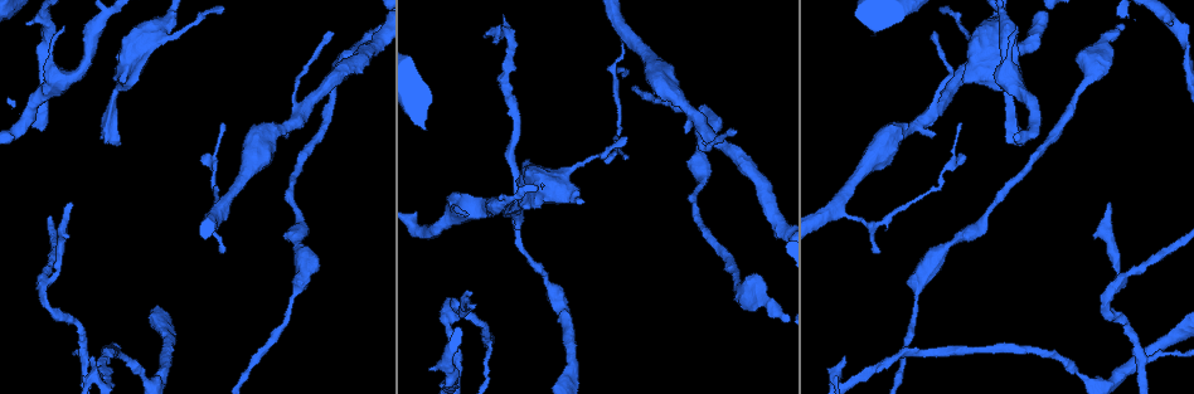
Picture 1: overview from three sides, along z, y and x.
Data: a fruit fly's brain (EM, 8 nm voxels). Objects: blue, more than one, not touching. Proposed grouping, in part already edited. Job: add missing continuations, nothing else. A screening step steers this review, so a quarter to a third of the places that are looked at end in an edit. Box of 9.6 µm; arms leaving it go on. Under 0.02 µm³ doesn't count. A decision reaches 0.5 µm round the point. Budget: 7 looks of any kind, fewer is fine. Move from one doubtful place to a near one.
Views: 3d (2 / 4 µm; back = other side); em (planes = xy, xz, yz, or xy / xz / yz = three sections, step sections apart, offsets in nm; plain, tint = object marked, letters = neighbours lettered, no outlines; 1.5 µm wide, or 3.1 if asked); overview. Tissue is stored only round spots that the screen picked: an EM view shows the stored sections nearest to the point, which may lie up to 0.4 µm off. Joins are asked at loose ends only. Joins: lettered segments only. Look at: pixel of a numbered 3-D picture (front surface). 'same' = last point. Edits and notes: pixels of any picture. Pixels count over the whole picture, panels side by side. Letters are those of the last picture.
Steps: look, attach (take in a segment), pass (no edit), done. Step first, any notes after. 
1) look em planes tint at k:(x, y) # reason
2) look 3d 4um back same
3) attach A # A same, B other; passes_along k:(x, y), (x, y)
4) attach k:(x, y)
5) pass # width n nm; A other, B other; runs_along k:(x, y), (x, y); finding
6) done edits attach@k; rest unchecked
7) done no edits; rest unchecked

look 3d 2um at 1:(730, 129) # thin end

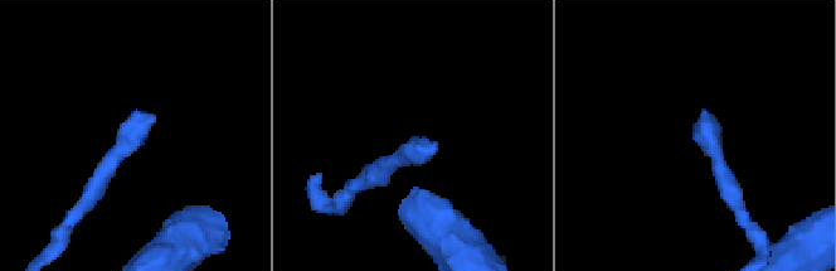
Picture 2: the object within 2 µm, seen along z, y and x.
look em xz step 4 letters at 2:(420, 145)

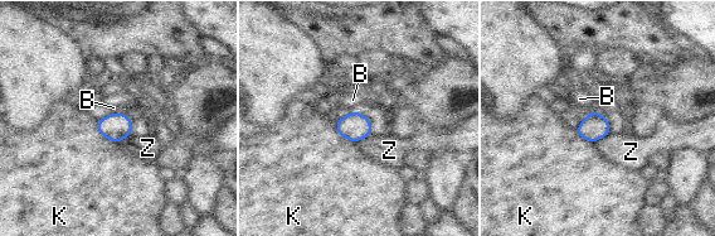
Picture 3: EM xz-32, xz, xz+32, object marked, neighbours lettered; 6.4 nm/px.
pass # longest_contact K 200 nm; B other, K other, Z other; none of them fits

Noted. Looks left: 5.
look 3d 4um at 1:(963, 163) # tapers out

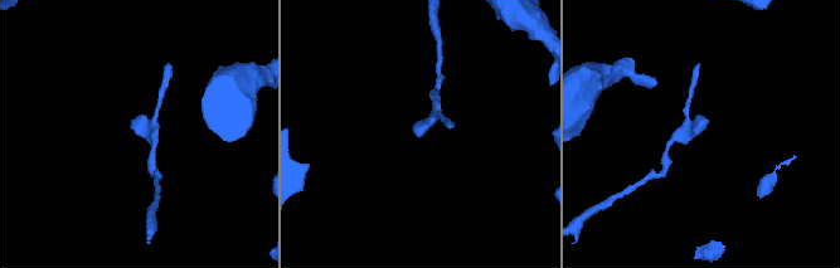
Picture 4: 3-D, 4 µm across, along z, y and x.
look em planes plain at 4:(135, 129) # now the EM

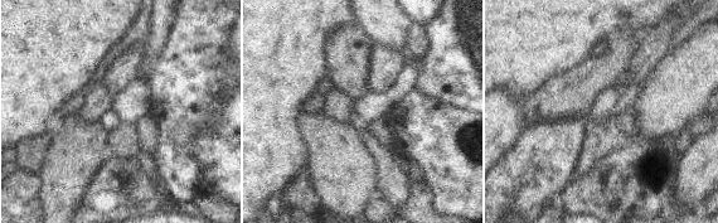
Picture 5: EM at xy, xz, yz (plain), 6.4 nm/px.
look em planes letters same # see the neighbours

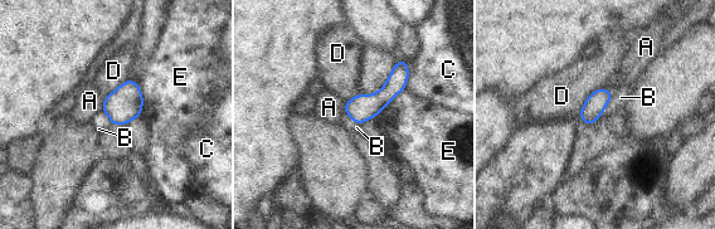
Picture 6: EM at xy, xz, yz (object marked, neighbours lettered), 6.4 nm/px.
pass # A other, B other, C other, D other, E other; border 6:(613, 94), (598, 118); no lettered segment goes on from it

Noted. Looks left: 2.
look em yz step 8 tint at 1:(468, 216) # free end

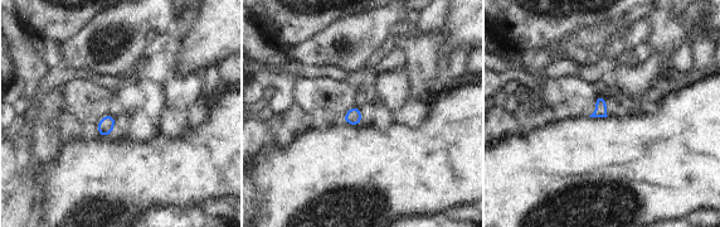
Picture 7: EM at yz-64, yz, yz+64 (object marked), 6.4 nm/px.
look em planes letters same # another direction

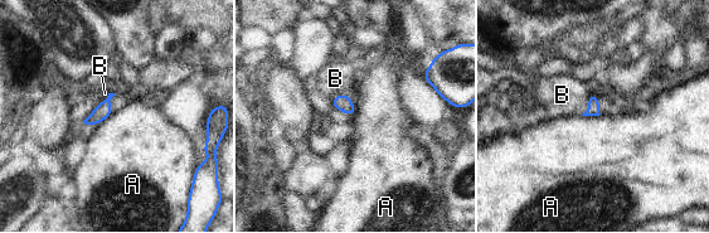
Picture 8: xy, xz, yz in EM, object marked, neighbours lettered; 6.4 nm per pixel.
pass # A other, B other; border 8:(600, 113), (581, 115); no lettered segment goes on from it

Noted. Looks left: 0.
done no edits; rest unchecked

